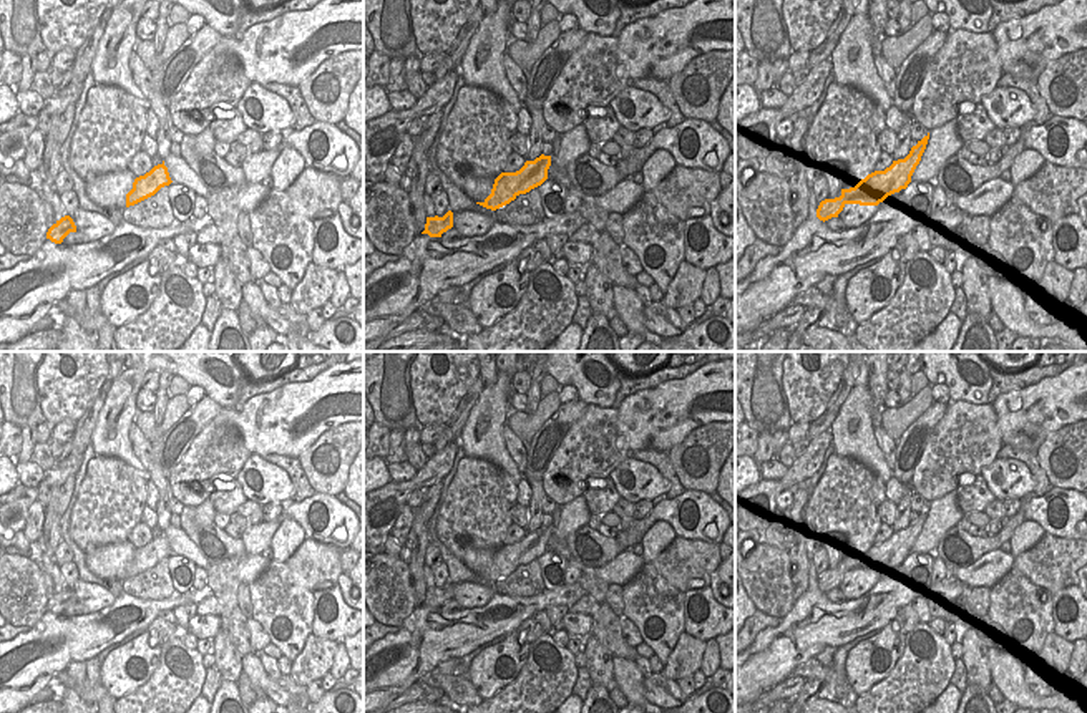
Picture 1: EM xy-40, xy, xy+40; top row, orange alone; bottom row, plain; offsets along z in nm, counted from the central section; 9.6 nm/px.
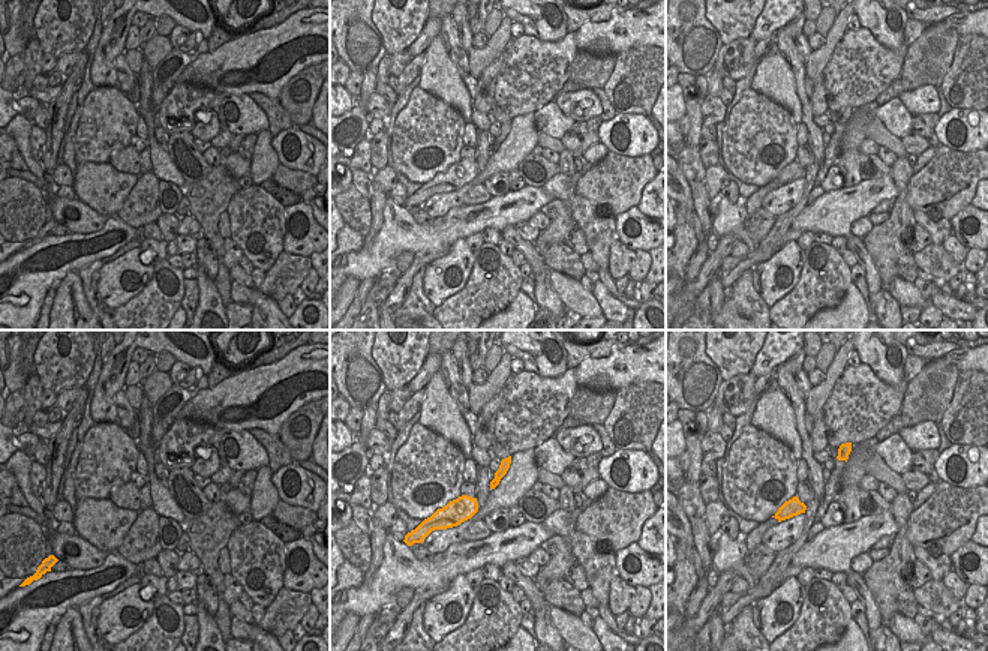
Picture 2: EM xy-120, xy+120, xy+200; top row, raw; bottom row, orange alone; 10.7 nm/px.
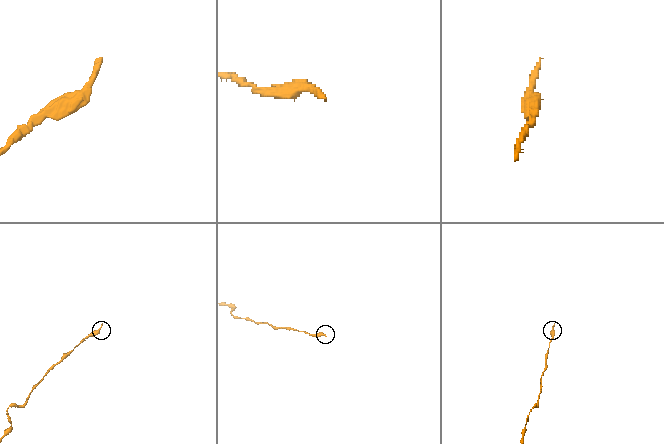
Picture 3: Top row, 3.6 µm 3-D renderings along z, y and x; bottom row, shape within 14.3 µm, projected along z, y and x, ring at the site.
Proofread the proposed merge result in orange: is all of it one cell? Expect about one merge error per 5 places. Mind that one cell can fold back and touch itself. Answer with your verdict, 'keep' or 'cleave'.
keep

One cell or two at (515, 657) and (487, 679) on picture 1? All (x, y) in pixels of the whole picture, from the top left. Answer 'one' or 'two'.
one

